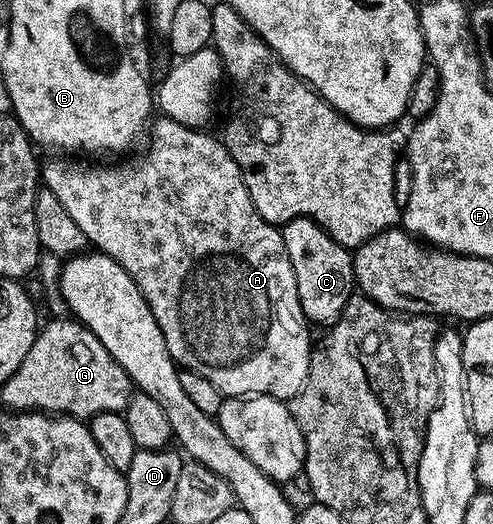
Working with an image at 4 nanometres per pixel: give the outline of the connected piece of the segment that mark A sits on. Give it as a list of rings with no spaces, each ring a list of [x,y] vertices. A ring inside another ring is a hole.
[[[170,116],[161,117],[163,118],[157,119],[158,117],[156,117],[154,121],[150,123],[149,135],[151,134],[151,143],[148,144],[147,151],[145,151],[140,158],[135,158],[132,162],[123,162],[120,166],[74,166],[71,162],[51,162],[47,166],[46,163],[41,170],[42,181],[45,183],[46,189],[51,190],[53,196],[57,196],[57,200],[61,200],[61,204],[65,204],[65,212],[69,212],[69,216],[73,216],[73,220],[77,220],[77,228],[81,228],[81,232],[87,238],[88,243],[98,251],[110,255],[111,258],[121,263],[125,270],[129,272],[129,276],[139,285],[139,291],[145,296],[145,300],[149,304],[149,308],[153,312],[153,316],[157,320],[161,332],[165,336],[165,344],[169,348],[173,360],[182,367],[182,369],[192,370],[201,376],[205,376],[205,380],[212,382],[212,384],[228,398],[246,398],[252,394],[264,394],[265,396],[290,400],[294,398],[296,392],[307,383],[307,373],[309,372],[311,351],[313,349],[313,338],[311,342],[312,327],[309,325],[307,317],[303,314],[301,300],[297,296],[297,280],[293,276],[293,264],[289,264],[289,256],[285,252],[285,240],[283,239],[280,227],[272,226],[271,223],[264,220],[257,212],[257,208],[249,196],[249,188],[245,184],[243,174],[239,171],[239,165],[233,160],[233,156],[227,151],[226,145],[224,145],[220,139],[218,142],[213,135],[206,134],[208,132],[206,129],[189,126],[187,123],[179,121],[177,118]]]

